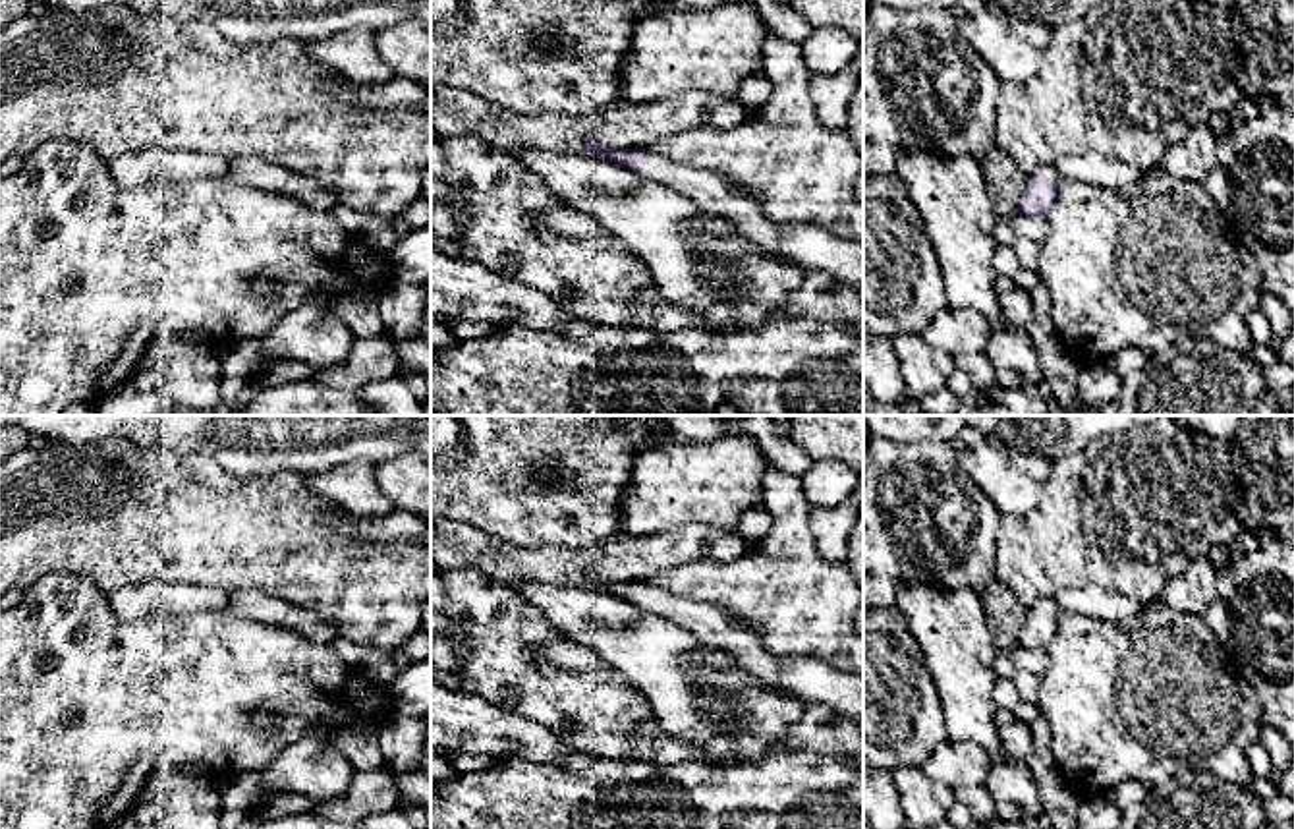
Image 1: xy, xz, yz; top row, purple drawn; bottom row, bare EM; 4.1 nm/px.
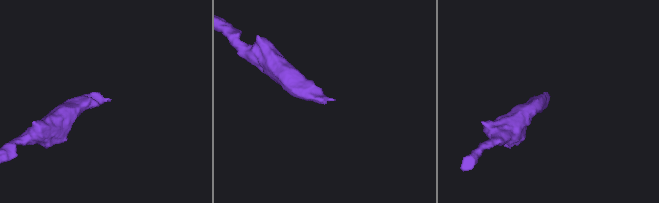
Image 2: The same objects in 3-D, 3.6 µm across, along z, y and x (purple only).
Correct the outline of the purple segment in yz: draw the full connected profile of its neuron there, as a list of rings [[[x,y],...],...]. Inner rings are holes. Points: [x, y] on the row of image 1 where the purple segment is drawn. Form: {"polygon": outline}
{"polygon": [[[1047,164],[1037,168],[1027,176],[1026,191],[1018,205],[1018,214],[1026,216],[1045,216],[1055,205],[1056,187],[1060,182],[1060,174],[1055,164]]]}

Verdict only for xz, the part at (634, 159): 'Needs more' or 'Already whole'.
Needs more

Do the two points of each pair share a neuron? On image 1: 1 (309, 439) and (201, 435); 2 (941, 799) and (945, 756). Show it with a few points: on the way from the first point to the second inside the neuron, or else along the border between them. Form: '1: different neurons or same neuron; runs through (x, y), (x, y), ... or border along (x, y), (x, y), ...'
1: same neuron; runs through (282, 435), (228, 435)
2: different neurons; border along (920, 768), (951, 789)

